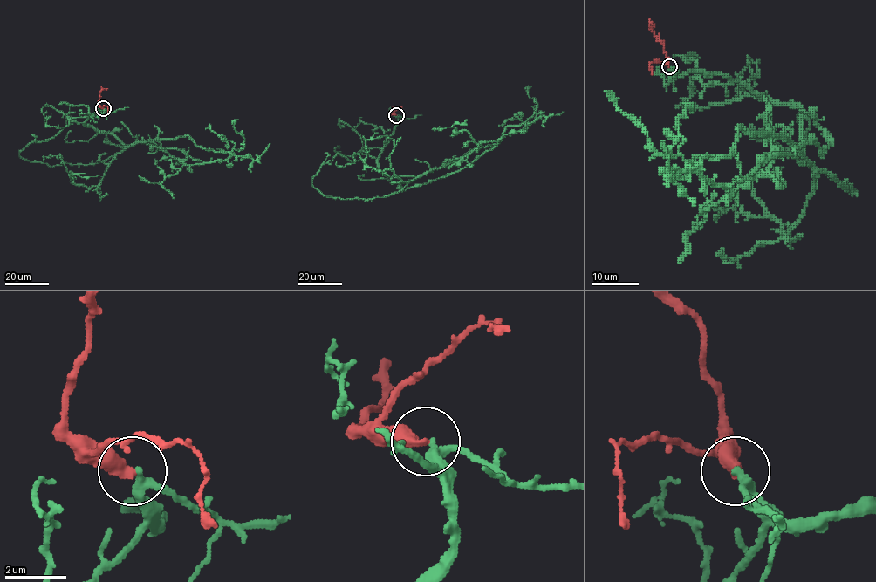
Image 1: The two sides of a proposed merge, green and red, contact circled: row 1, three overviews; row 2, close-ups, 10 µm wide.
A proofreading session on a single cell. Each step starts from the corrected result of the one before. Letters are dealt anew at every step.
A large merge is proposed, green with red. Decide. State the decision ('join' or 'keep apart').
join

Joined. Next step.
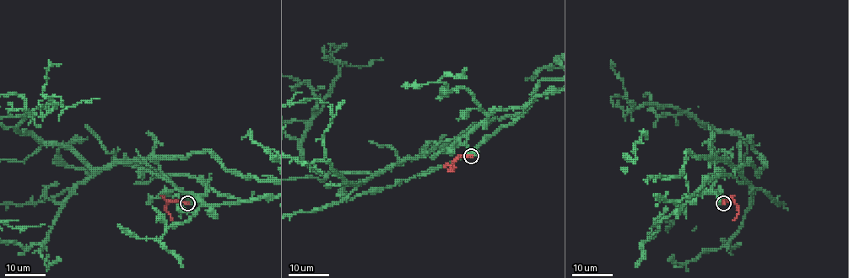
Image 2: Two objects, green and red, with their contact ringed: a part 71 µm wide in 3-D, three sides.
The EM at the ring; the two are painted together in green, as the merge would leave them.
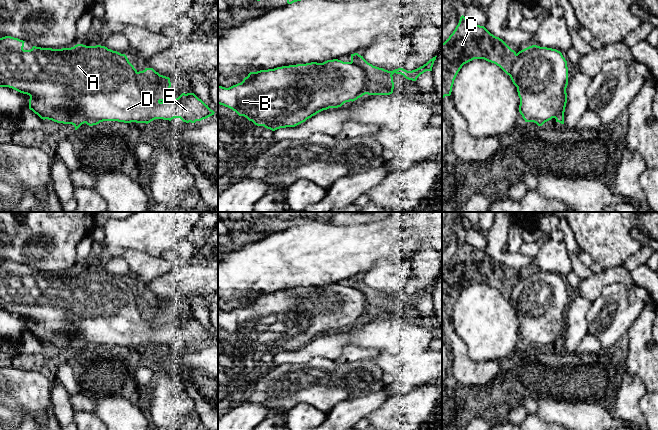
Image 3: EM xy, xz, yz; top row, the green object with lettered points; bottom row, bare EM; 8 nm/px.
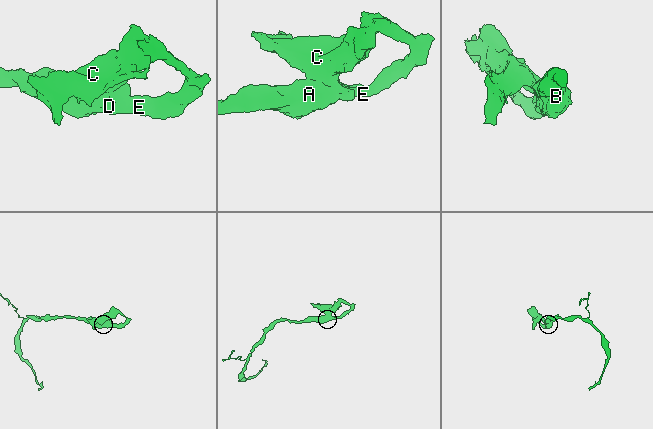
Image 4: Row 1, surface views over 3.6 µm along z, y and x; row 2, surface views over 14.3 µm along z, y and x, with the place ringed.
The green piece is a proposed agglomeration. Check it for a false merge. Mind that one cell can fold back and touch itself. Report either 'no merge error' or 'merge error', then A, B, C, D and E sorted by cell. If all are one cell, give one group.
no merge error; A B C D E

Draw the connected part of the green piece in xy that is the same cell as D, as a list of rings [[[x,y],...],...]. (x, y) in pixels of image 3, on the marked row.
[[[11,36],[0,38],[0,87],[9,87],[29,95],[29,109],[43,120],[72,124],[77,130],[84,123],[93,126],[103,121],[148,124],[155,119],[171,121],[180,118],[183,122],[195,123],[215,113],[194,93],[182,93],[176,99],[170,98],[169,77],[160,75],[153,68],[145,68],[138,72],[125,54],[105,46],[77,44],[62,49],[33,46],[30,50],[24,50],[24,42]]]

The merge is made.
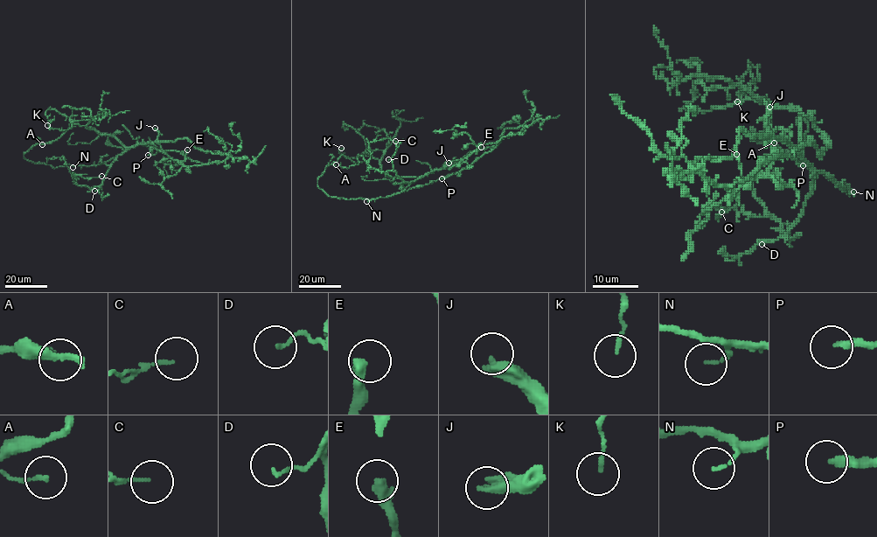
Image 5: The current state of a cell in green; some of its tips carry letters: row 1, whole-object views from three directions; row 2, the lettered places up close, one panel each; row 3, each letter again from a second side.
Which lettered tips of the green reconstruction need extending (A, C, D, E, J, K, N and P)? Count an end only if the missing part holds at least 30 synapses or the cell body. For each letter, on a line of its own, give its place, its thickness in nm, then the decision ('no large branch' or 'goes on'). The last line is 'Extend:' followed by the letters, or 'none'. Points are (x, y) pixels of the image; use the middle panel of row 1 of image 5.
A: (336, 164) | 110 nm | no large branch
C: (395, 141) | 110 nm | no large branch
D: (388, 159) | 110 nm | no large branch
E: (481, 147) | 400 nm | no large branch
J: (448, 163) | 420 nm | goes on
K: (341, 148) | 110 nm | no large branch
N: (366, 201) | 100 nm | no large branch
P: (441, 178) | 280 nm | goes on
Extend: J, P

